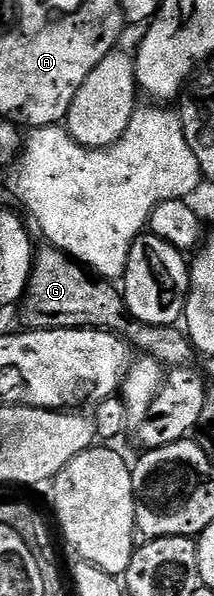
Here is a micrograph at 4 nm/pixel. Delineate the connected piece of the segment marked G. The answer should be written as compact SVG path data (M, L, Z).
M43 244L34 251L34 266L28 278L27 290L18 307L19 318L29 330L108 330L127 341L140 355L150 355L164 367L186 366L196 357L196 351L186 333L178 325L150 326L136 322L131 317L127 301L122 296L120 287L114 281L104 280L88 270L81 262L76 262L70 254L65 254L55 246Z

